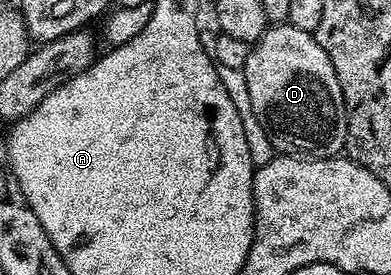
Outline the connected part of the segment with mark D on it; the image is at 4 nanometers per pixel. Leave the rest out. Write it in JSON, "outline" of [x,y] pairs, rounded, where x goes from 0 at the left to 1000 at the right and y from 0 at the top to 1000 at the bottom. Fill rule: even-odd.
{"outline":[[[696,87],[637,178],[624,236],[629,324],[639,331],[639,378],[660,451],[680,480],[698,549],[716,567],[785,567],[790,575],[857,575],[880,542],[885,509],[885,393],[854,233],[798,124],[734,87]]]}

